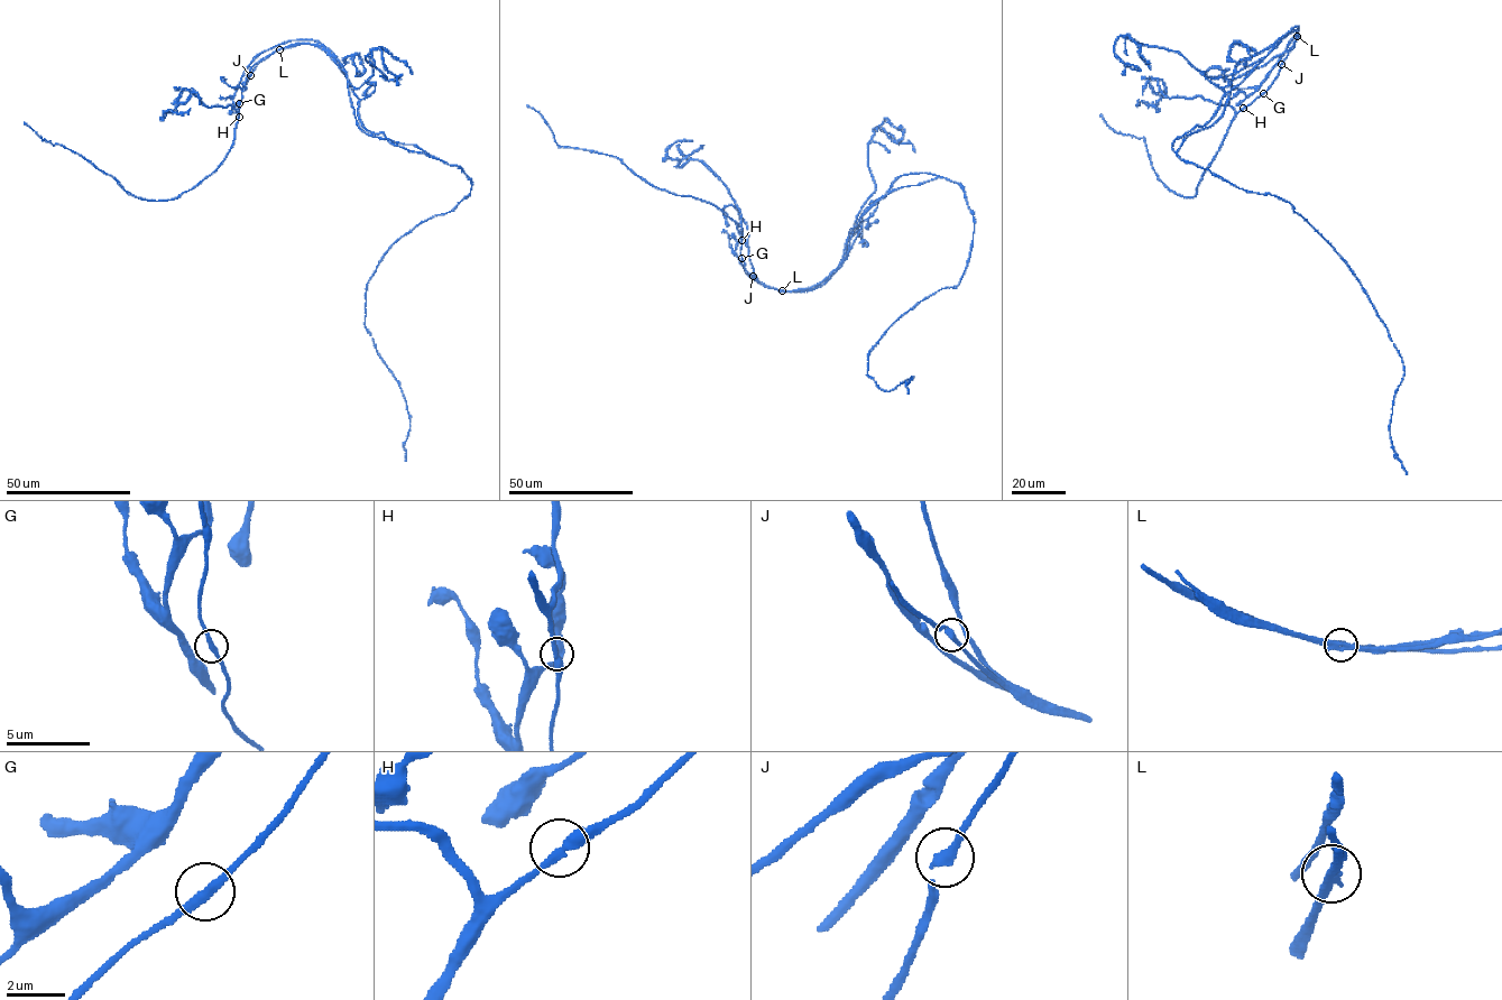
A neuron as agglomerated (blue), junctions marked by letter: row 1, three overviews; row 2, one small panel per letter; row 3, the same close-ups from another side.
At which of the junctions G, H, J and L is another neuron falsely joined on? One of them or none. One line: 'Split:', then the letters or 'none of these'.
Split: L

